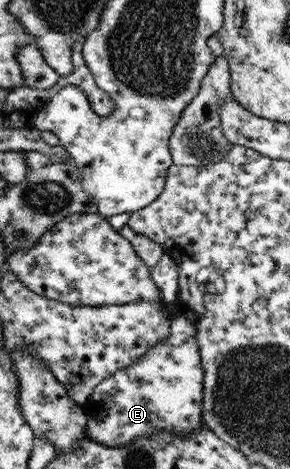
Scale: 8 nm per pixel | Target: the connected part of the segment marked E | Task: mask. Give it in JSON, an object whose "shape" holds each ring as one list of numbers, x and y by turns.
{"shape":[[175,314,168,339,149,349,139,362,126,369,120,369,115,375,101,382,93,390,91,399,81,405,85,415,89,417,87,435,106,447,122,447,141,437,154,437,159,431,188,437,203,422,203,390,204,369,200,346,196,340,196,329,187,319]]}

